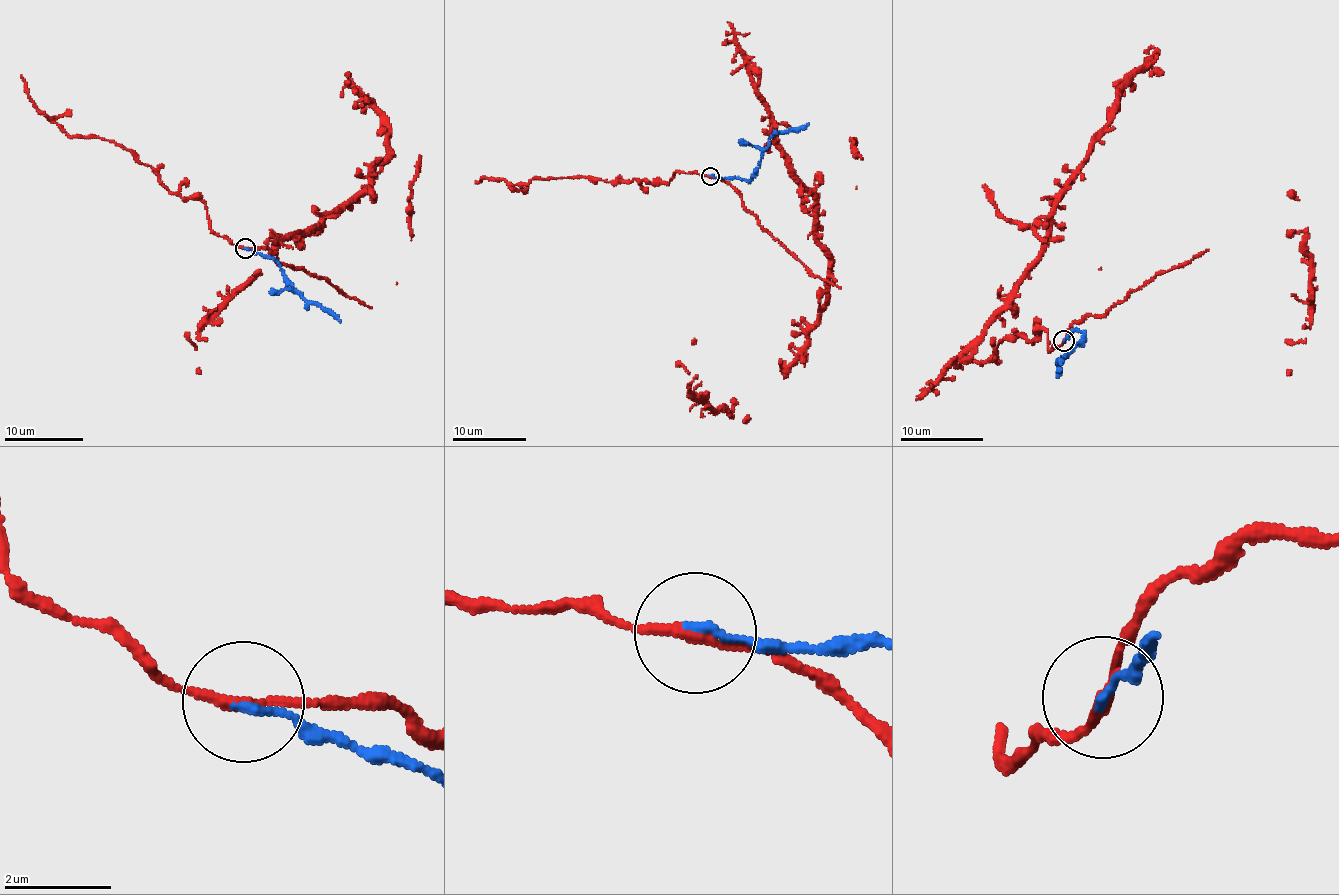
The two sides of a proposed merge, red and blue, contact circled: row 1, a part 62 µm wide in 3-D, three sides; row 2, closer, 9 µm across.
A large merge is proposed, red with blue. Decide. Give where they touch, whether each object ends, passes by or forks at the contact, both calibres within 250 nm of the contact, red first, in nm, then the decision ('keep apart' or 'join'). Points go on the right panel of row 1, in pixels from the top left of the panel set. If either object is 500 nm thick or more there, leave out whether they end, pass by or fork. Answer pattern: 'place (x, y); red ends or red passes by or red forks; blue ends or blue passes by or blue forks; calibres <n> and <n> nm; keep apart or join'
place (1064, 340); red passes by; blue ends; calibres 180 and 150 nm; keep apart

